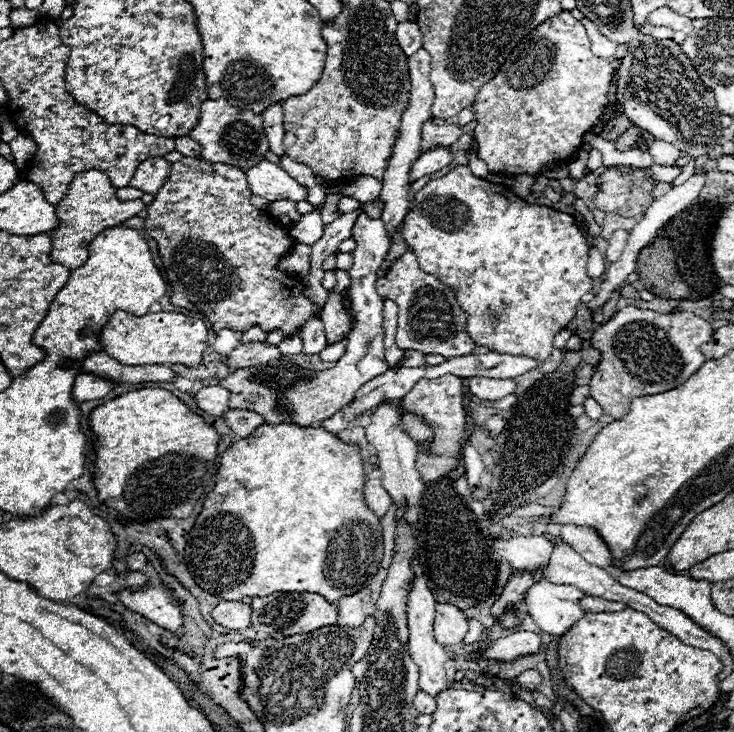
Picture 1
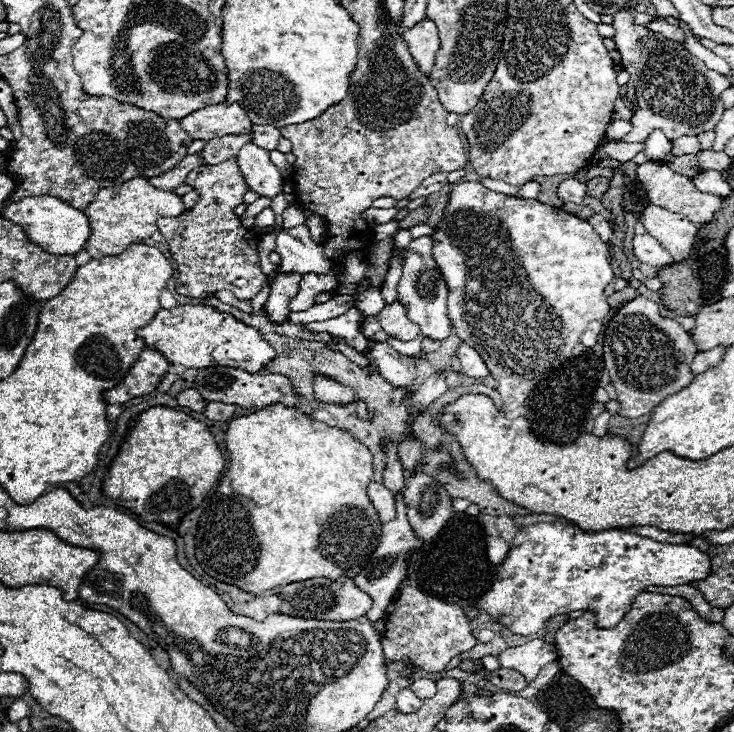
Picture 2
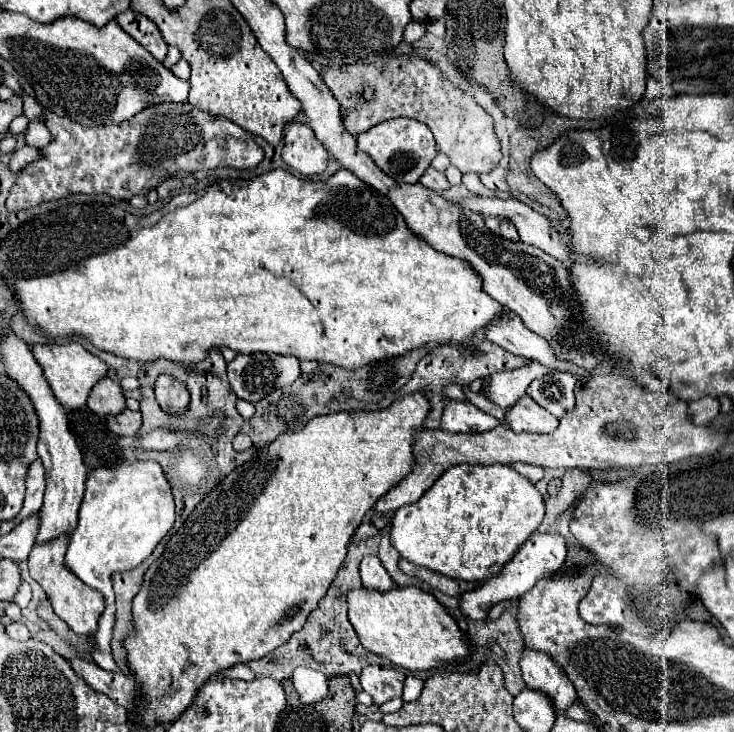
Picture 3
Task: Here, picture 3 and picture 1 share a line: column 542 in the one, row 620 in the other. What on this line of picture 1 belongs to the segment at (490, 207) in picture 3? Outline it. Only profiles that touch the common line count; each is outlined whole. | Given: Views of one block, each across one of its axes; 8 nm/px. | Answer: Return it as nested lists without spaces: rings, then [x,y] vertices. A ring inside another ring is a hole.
[[[220,600],[218,606],[212,610],[212,618],[230,630],[248,628],[250,616],[252,608],[244,602],[234,602],[234,600]]]

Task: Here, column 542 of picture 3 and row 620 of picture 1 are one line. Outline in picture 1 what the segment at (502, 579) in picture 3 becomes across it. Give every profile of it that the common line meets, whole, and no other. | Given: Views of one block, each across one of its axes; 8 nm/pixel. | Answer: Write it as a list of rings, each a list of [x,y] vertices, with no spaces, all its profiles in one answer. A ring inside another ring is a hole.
[[[540,580],[526,592],[526,608],[536,626],[550,634],[562,636],[574,622],[578,622],[586,612],[580,608],[584,594],[574,586],[552,584]]]

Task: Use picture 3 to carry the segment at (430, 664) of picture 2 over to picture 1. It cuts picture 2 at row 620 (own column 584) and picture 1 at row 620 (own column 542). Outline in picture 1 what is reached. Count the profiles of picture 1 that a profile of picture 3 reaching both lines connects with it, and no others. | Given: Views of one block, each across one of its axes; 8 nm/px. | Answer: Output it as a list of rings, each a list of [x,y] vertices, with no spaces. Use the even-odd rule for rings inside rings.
[[[436,604],[434,638],[442,646],[460,644],[468,632],[468,620],[464,612],[452,604]]]

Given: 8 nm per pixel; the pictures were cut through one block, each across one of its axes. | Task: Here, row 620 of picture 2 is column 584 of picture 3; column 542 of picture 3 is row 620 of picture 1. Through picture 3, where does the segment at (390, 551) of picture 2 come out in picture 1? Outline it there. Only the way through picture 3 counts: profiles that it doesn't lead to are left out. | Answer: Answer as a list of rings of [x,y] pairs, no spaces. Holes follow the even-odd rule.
[[[362,588],[360,592],[346,596],[338,602],[338,624],[340,626],[360,626],[370,610],[370,590]]]

